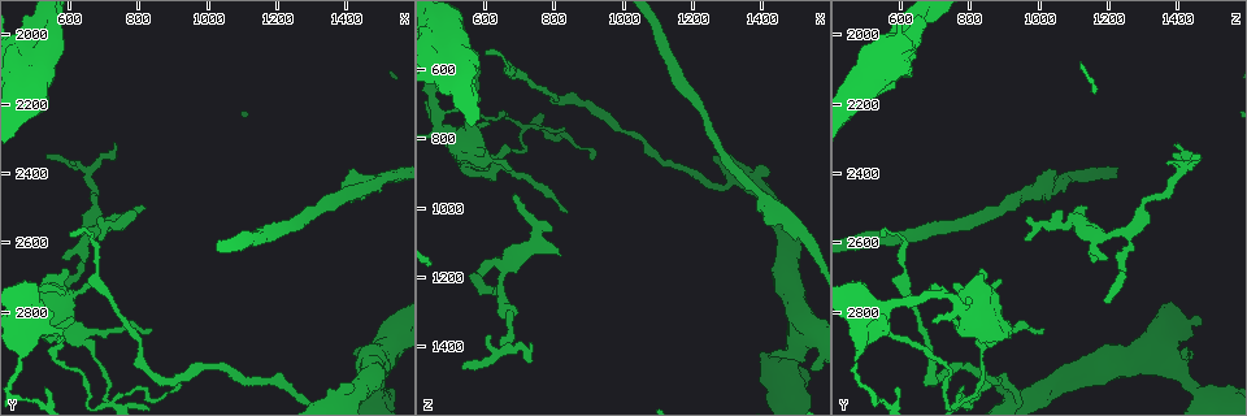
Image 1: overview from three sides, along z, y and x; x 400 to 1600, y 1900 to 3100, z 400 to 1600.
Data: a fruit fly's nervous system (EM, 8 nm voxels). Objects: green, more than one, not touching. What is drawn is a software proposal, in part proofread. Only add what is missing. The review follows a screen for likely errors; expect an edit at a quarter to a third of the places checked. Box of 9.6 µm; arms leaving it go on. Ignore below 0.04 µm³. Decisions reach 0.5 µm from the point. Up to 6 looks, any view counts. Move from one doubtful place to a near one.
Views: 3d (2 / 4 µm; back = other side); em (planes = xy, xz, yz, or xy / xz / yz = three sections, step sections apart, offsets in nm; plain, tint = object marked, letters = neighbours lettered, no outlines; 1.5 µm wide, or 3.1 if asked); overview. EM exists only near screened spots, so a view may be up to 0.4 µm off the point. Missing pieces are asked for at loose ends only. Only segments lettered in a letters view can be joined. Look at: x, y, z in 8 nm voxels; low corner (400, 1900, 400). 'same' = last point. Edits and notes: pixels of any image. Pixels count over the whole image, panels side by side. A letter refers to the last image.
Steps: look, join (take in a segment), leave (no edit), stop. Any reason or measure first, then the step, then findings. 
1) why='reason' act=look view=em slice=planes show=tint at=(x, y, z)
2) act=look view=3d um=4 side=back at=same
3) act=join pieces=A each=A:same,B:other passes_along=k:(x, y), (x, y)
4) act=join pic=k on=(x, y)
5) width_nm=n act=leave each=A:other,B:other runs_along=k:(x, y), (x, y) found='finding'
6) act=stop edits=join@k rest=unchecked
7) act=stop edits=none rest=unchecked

why='stops while still wide' act=look view=em slice=planes show=letters at=(530, 2880, 910)

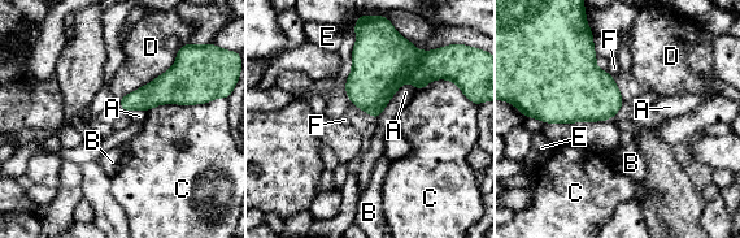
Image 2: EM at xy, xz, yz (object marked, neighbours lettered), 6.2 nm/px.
act=leave each=A:other,B:other,C:other,D:other,E:other,F:other found='none of them fits'

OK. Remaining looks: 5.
why='an open end' act=look view=em slice=planes show=letters at=(600, 2580, 550)

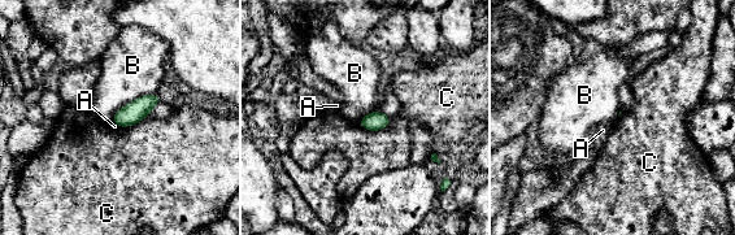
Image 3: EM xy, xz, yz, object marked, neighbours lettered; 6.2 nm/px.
act=leave each=A:other,B:other,C:other found='no lettered segment goes on from it'

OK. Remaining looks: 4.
why='thin end' act=look view=3d um=4 side=back at=(600, 2370, 1380)

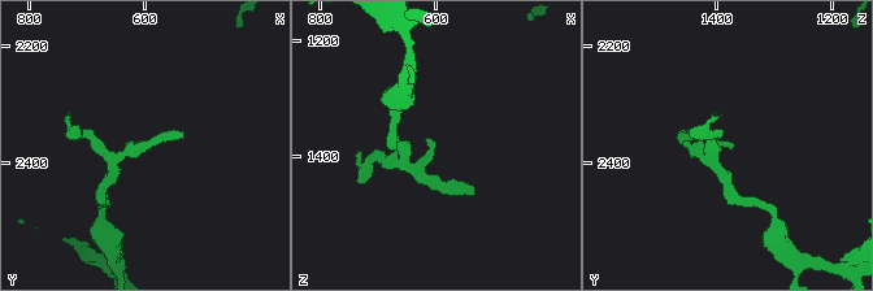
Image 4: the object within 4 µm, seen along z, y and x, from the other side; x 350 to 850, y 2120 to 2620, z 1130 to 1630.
why='now the EM' act=look view=em slice=planes show=letters at=(610, 2375, 1370)

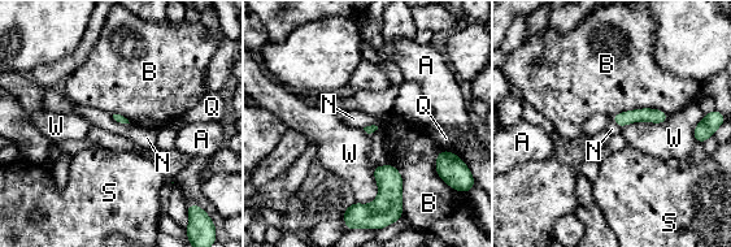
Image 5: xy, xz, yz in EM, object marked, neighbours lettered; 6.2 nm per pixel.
act=leave each=A:other,B:other,N:other,Q:other,S:other,W:other runs_along=5:(664, 116), (617, 118) found='none of them fits'

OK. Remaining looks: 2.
act=stop edits=none rest=unchecked

